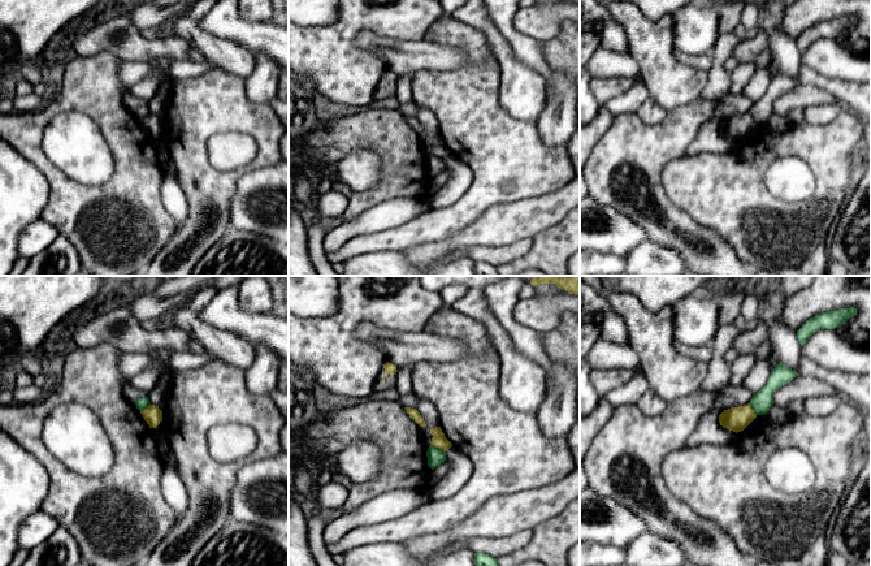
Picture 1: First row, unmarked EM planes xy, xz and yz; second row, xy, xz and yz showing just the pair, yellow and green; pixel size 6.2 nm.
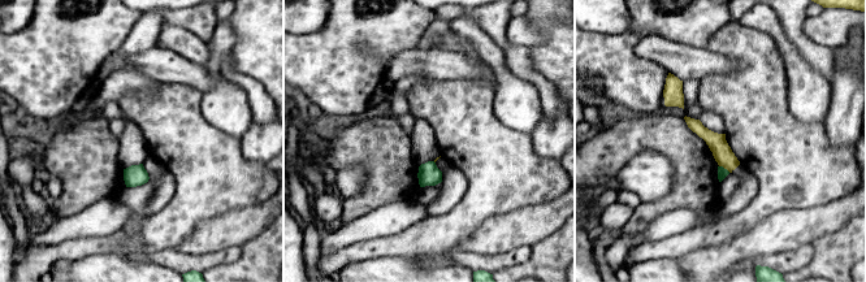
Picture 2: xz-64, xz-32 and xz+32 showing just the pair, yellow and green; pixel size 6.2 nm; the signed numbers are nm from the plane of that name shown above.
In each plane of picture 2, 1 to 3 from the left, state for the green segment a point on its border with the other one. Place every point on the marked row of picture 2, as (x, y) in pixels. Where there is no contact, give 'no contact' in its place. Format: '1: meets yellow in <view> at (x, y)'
1: no contact
2: no contact
3: meets yellow in xz+32 at (724, 168)

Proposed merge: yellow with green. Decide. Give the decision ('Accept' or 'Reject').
Reject

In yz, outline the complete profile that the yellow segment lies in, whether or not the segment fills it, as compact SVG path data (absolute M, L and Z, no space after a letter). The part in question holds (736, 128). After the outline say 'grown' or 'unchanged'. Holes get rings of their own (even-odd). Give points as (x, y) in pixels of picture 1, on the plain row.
M748 112L740 116L731 116L728 118L724 118L719 124L719 131L724 137L737 142L744 139L755 126L757 122Z | unchanged

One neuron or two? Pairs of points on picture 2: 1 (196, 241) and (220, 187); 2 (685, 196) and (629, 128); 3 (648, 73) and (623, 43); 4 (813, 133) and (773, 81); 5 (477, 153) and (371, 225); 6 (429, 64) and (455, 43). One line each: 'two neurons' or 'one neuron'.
1: two neurons
2: one neuron
3: one neuron
4: one neuron
5: two neurons
6: two neurons

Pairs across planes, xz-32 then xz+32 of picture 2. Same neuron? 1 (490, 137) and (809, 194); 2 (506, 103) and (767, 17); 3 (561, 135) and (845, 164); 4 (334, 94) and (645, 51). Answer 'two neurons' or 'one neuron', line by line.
1: one neuron
2: one neuron
3: two neurons
4: two neurons

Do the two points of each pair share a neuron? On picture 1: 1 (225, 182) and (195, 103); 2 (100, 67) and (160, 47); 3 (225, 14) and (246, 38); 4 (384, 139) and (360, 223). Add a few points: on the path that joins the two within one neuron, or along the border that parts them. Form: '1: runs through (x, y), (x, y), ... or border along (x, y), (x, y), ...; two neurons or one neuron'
1: runs through (204, 168), (195, 159), (195, 124); one neuron
2: border along (89, 55), (108, 52), (120, 61); two neurons
3: runs through (228, 20), (241, 33); one neuron
4: border along (390, 199), (385, 199), (342, 223); two neurons

